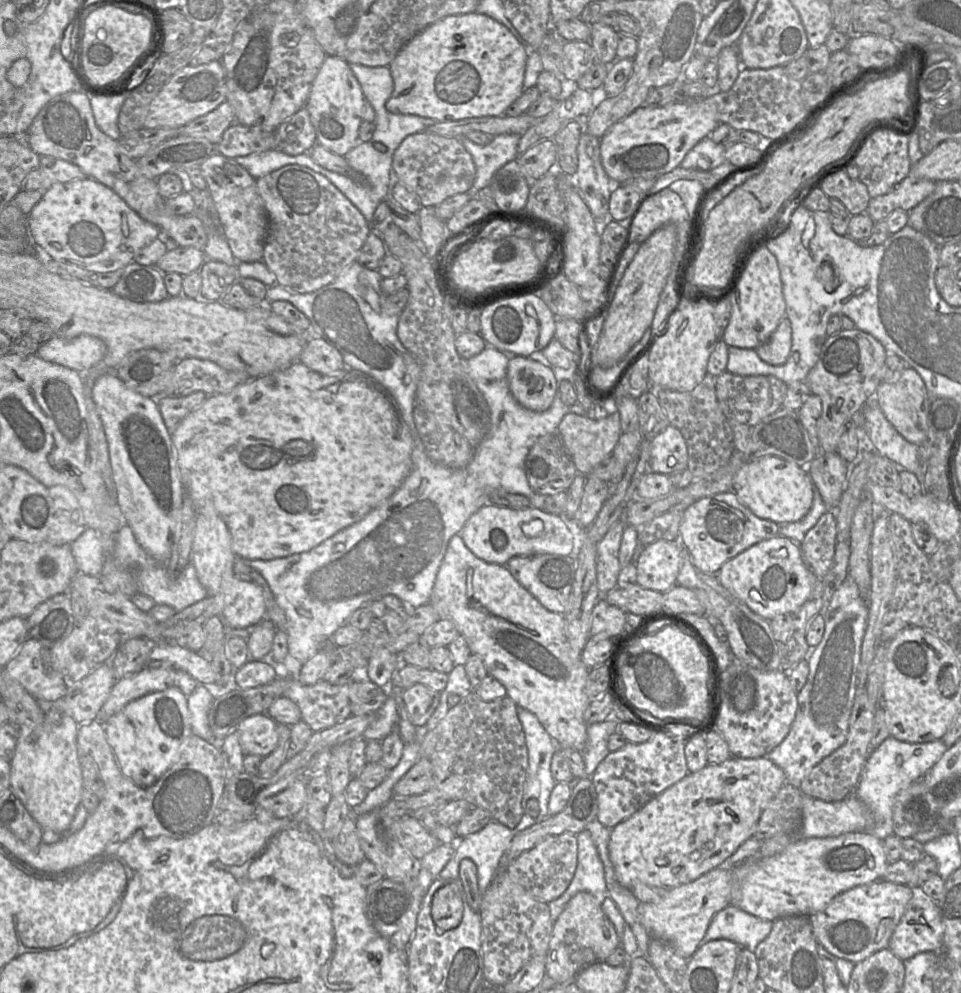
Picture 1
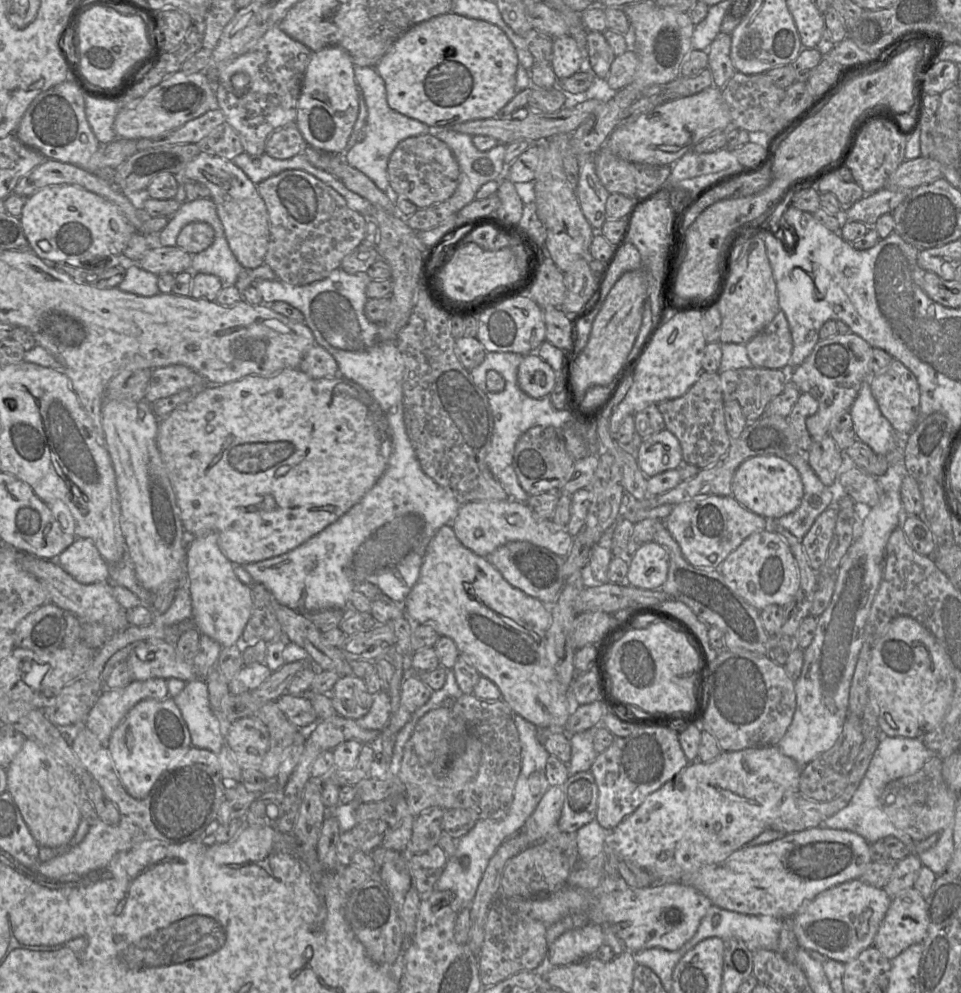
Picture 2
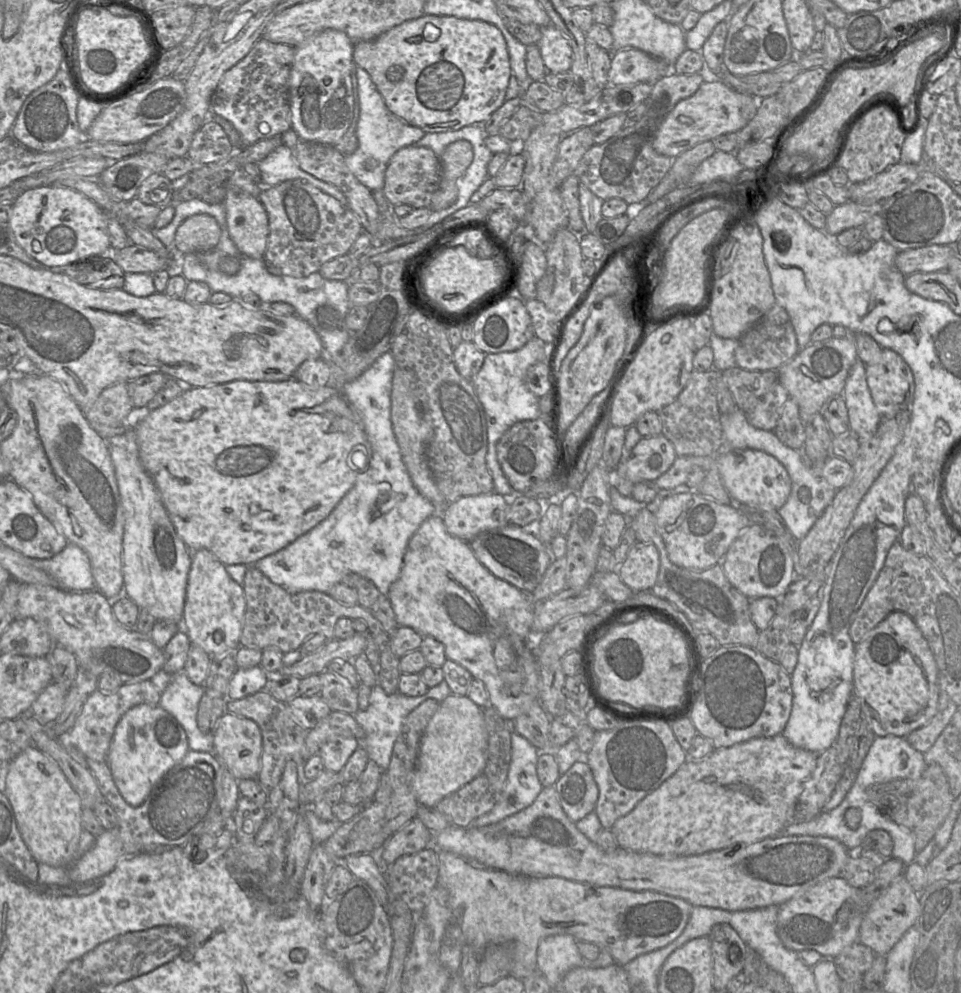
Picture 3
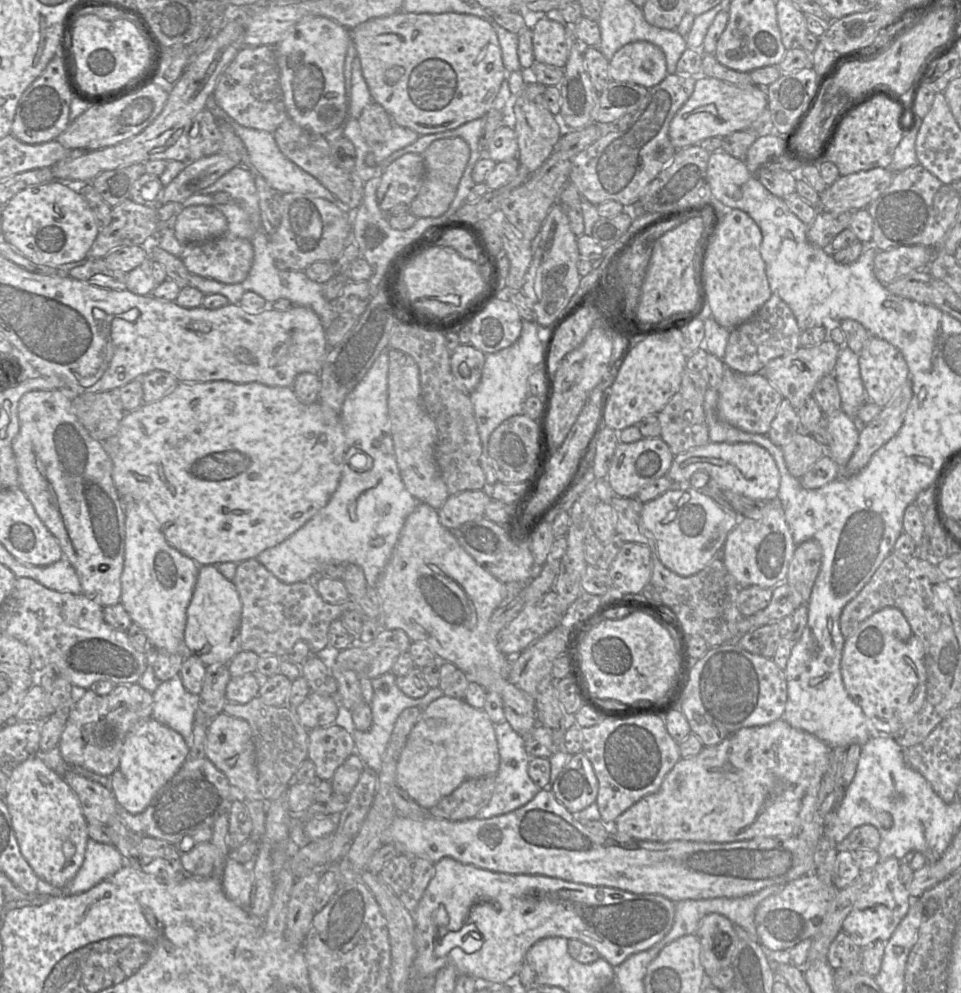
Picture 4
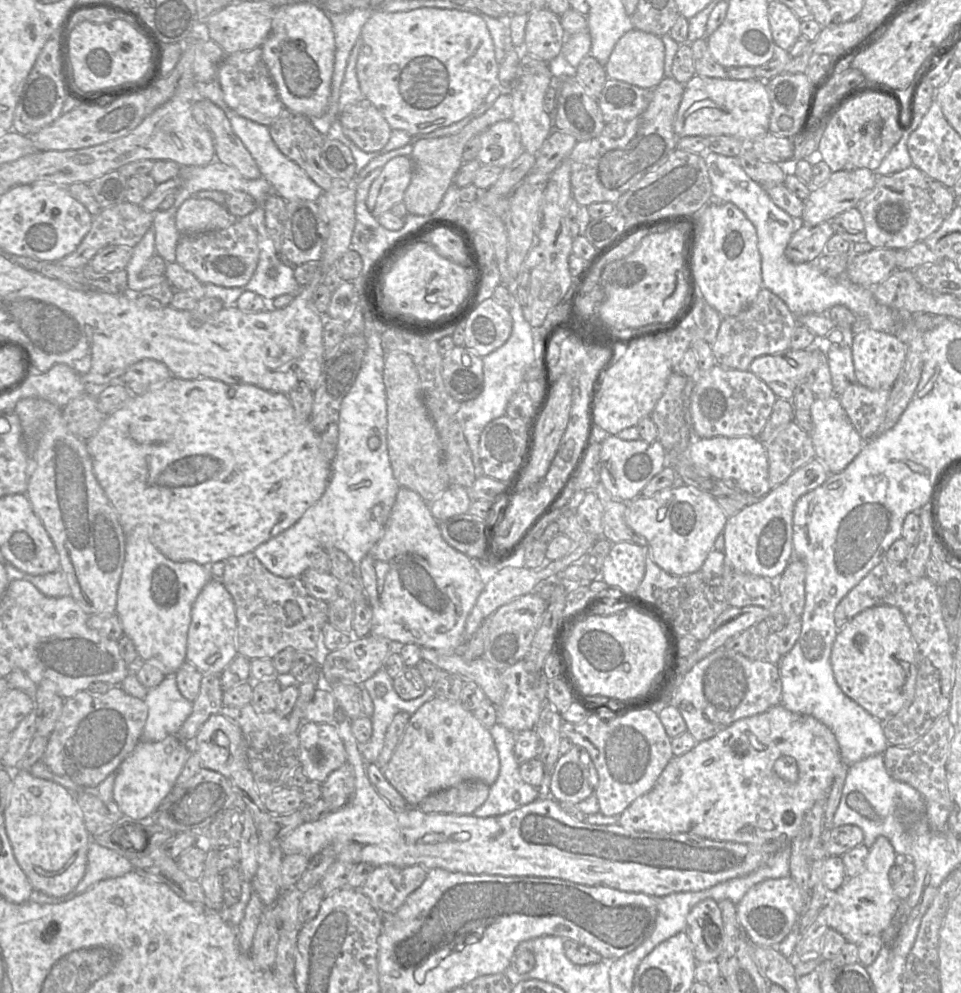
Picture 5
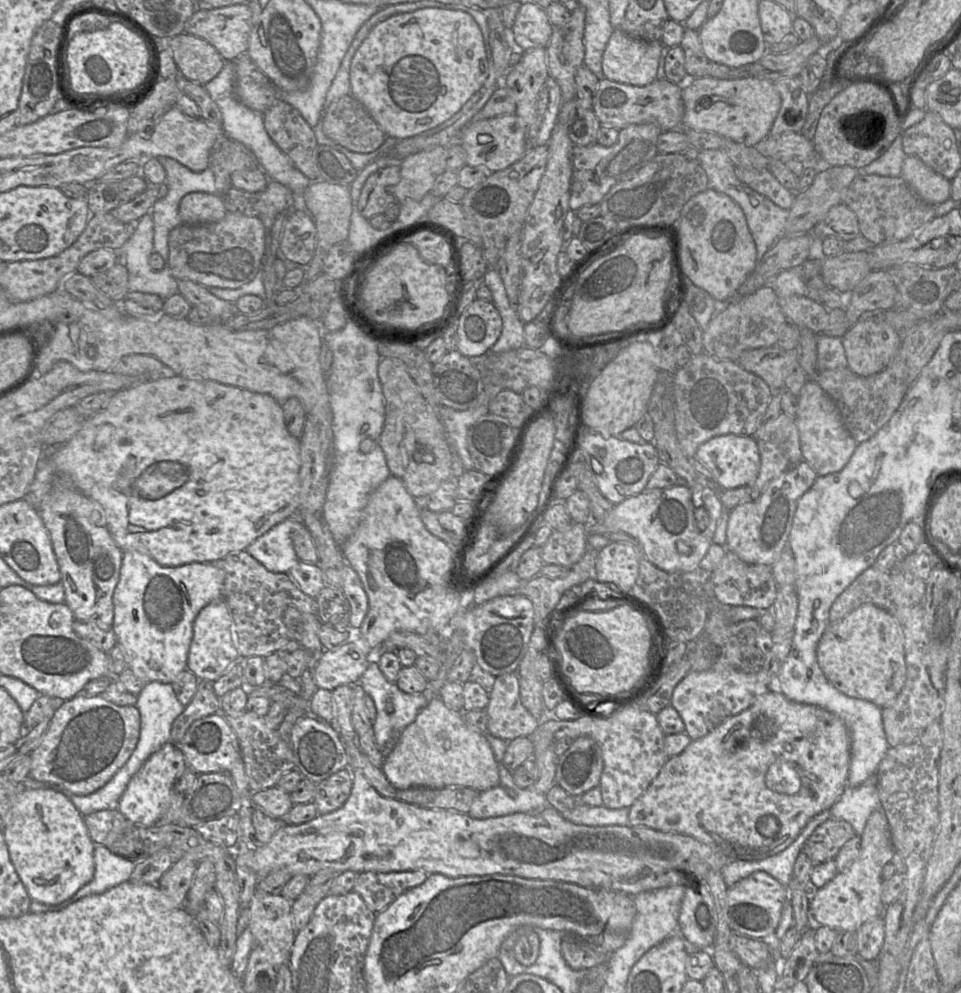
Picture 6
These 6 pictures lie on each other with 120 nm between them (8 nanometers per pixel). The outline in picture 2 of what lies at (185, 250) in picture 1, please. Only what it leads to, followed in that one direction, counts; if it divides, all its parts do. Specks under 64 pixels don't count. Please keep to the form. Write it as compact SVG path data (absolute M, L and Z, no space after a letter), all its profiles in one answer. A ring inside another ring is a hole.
M178 246L151 247L137 263L157 276L164 273L176 275L191 269L192 255Z

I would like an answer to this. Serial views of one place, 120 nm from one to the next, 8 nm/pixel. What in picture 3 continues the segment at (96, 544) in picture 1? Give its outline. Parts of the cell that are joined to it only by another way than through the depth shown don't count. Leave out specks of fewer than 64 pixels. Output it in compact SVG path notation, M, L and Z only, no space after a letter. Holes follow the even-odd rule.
M68 543L61 552L52 558L34 559L32 564L45 571L57 587L63 590L82 592L95 589L89 558L74 543Z

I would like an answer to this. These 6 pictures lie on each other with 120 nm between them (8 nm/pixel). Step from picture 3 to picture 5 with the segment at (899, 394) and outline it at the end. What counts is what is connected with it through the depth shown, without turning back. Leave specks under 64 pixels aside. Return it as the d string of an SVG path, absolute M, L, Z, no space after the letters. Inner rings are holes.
M865 328L849 336L855 376L858 383L873 389L891 389L905 362L907 345L895 335Z

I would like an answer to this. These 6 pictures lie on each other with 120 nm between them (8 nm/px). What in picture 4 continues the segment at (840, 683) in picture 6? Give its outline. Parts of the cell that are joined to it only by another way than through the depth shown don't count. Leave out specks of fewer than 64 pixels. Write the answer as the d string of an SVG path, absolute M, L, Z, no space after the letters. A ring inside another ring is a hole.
M885 607L875 612L845 639L840 670L848 695L861 707L871 729L880 734L892 735L897 732L920 711L924 704L926 671L923 644L898 608Z

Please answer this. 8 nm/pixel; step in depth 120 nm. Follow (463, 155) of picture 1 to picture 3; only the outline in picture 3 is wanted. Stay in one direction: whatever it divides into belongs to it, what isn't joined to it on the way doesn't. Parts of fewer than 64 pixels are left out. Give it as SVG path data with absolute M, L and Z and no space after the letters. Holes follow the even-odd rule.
M409 145L399 149L390 159L386 171L383 193L392 204L407 204L413 208L428 207L439 188L442 177L441 159L432 149Z

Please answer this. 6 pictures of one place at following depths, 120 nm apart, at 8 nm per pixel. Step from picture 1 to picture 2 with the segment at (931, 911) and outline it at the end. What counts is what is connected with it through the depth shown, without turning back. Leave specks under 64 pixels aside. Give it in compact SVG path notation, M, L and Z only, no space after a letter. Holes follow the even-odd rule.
M909 888L892 898L873 946L891 960L912 944L922 943L928 924L925 899L916 889Z

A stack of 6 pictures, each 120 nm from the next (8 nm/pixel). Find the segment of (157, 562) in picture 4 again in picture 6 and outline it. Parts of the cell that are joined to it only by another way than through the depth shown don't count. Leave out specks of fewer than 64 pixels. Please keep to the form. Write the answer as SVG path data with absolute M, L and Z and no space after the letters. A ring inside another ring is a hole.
M138 551L123 553L120 578L113 593L113 631L134 674L146 684L152 681L172 684L187 669L193 638L193 623L198 613L211 602L222 598L225 572L212 563L163 566Z

